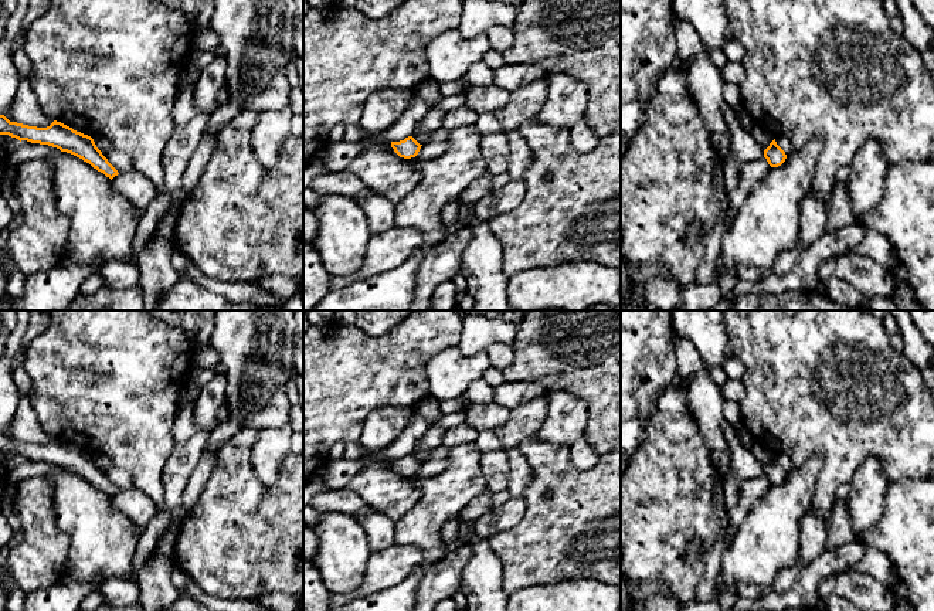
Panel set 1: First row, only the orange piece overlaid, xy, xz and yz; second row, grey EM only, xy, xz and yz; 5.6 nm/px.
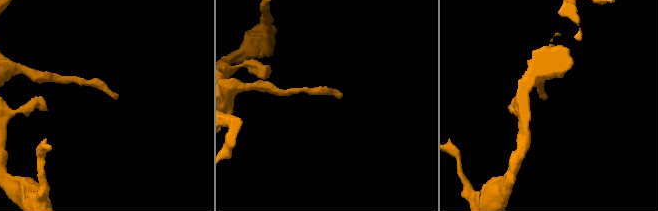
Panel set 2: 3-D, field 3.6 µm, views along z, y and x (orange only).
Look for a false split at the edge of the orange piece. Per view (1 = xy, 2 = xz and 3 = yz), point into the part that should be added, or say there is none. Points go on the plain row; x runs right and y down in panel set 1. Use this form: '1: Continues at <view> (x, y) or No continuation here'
1: No continuation here
2: No continuation here
3: No continuation here

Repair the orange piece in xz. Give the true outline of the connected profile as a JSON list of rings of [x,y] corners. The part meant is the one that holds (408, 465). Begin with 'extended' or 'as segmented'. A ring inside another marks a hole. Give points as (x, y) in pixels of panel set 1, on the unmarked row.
as segmented; [[[412,454],[405,455],[400,459],[391,459],[394,469],[404,476],[415,475],[422,462],[420,462]]]

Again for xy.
as segmented; [[[0,432],[0,452],[9,452],[20,459],[27,458],[31,461],[48,462],[61,469],[71,471],[89,481],[111,498],[119,492],[96,465],[91,454],[77,449],[61,439],[54,438],[47,445],[37,445],[10,439],[4,432]]]

